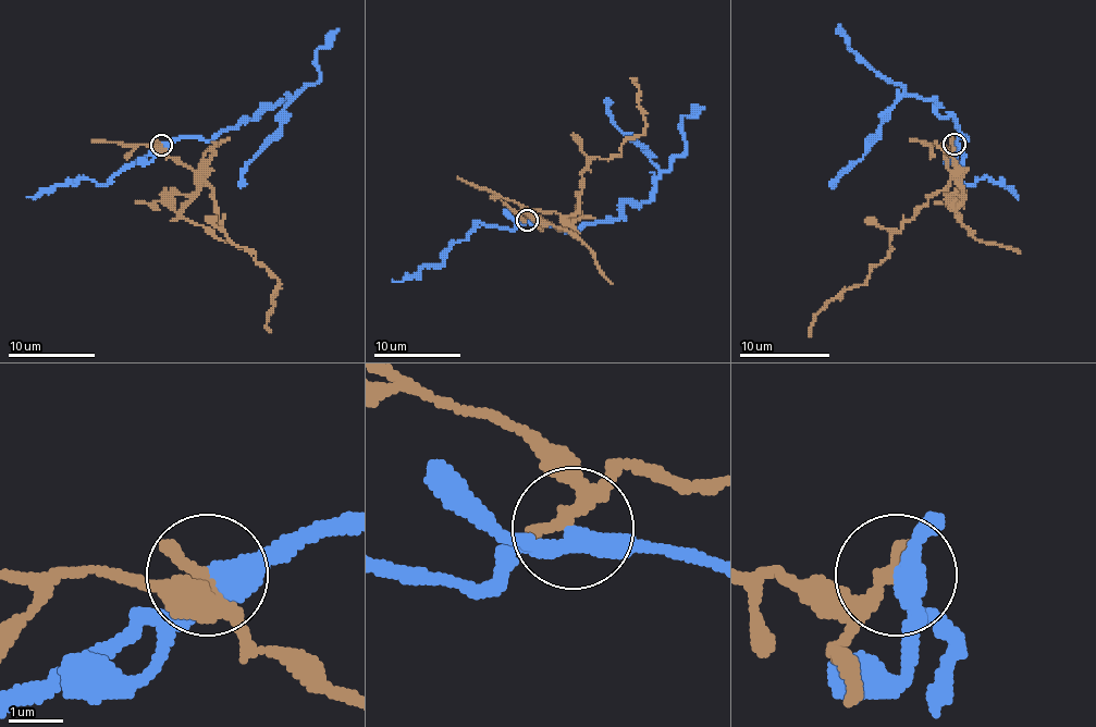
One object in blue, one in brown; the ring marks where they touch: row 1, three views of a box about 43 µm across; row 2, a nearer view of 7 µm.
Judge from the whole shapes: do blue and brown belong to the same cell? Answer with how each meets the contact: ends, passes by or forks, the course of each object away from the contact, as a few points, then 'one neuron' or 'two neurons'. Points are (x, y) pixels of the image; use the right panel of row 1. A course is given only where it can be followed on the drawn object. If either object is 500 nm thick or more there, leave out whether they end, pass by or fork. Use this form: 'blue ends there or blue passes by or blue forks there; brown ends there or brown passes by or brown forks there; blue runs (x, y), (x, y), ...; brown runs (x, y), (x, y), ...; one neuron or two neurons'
blue passes by; brown passes by; blue runs (955, 143), (959, 136), (967, 138), (952, 119), (937, 112), (937, 100), (901, 98), (853, 165), (829, 186); brown runs (955, 143), (946, 155), (950, 182), (897, 231), (889, 254), (863, 285), (842, 290), (815, 316), (809, 336); two neurons

